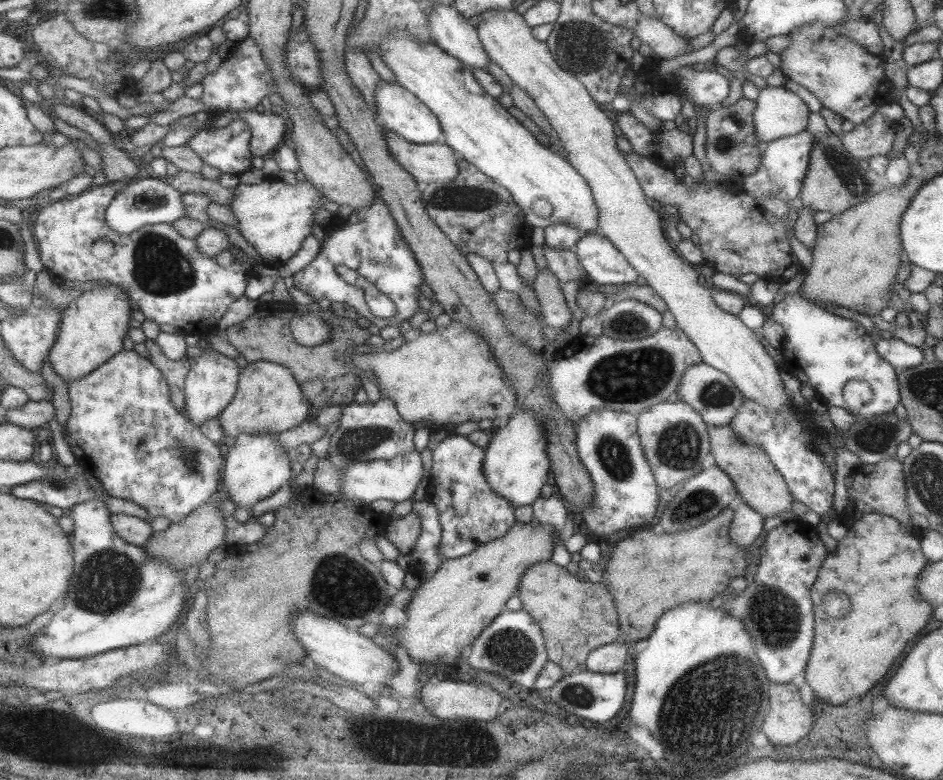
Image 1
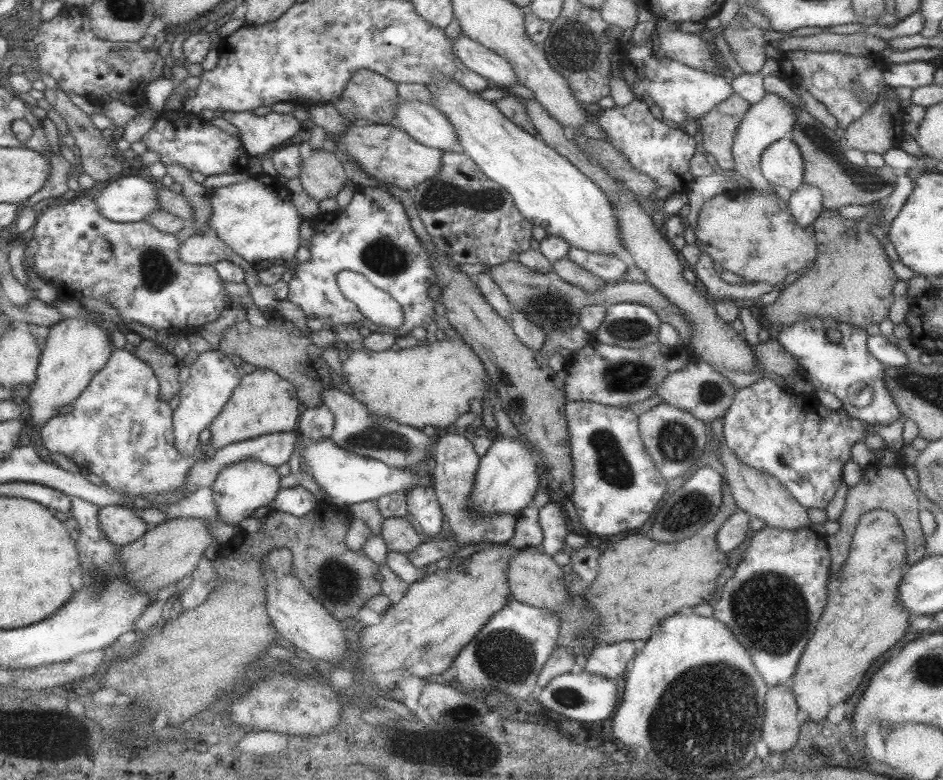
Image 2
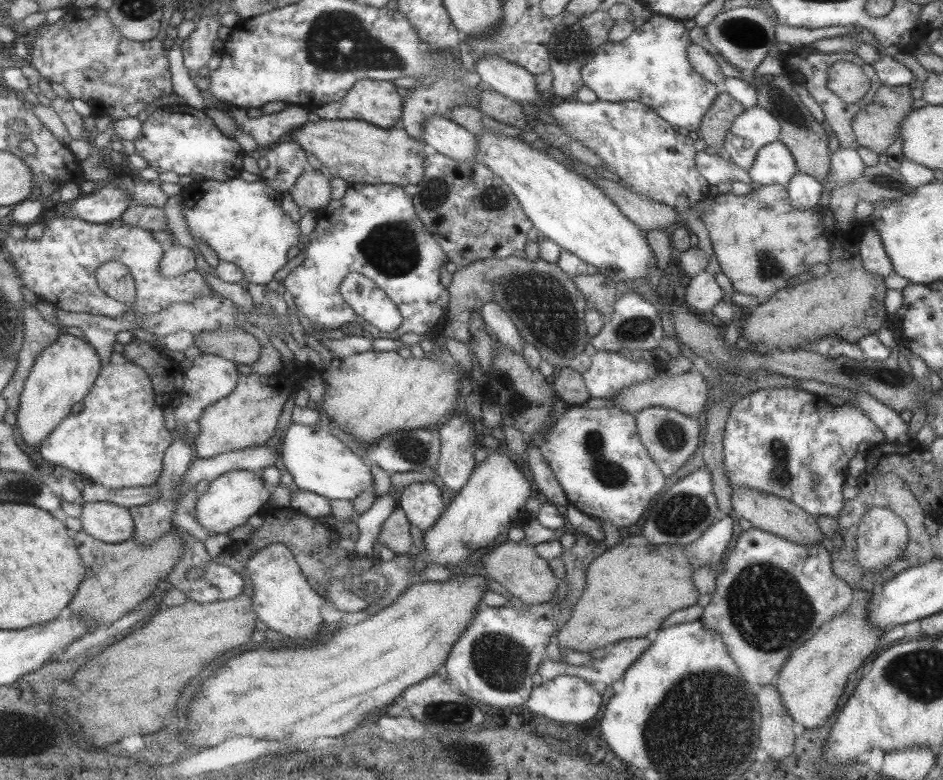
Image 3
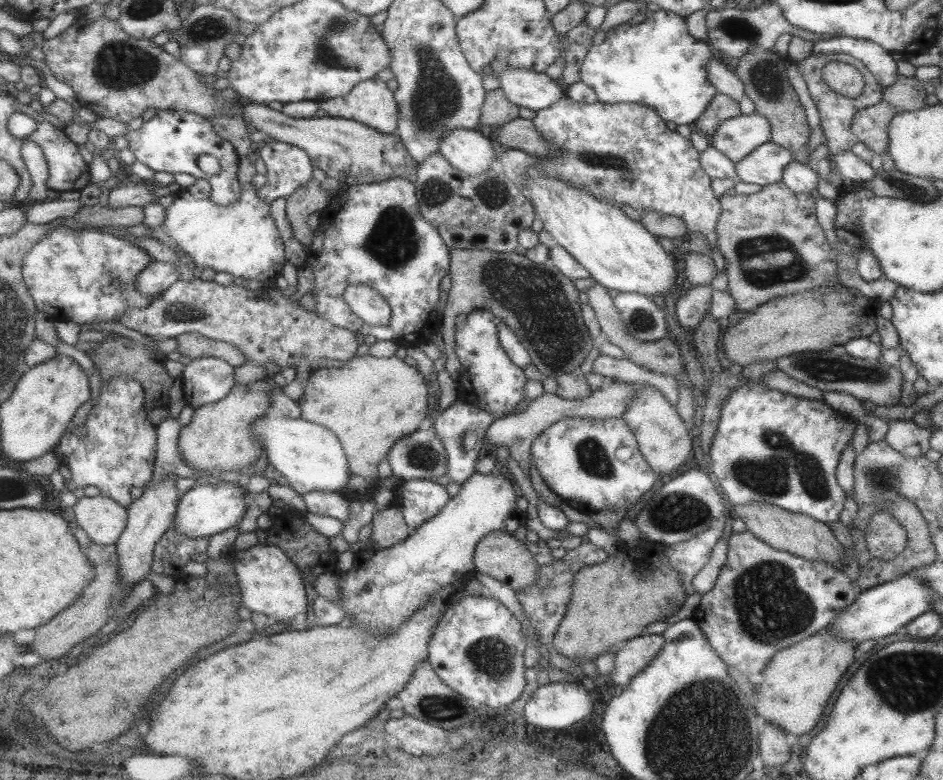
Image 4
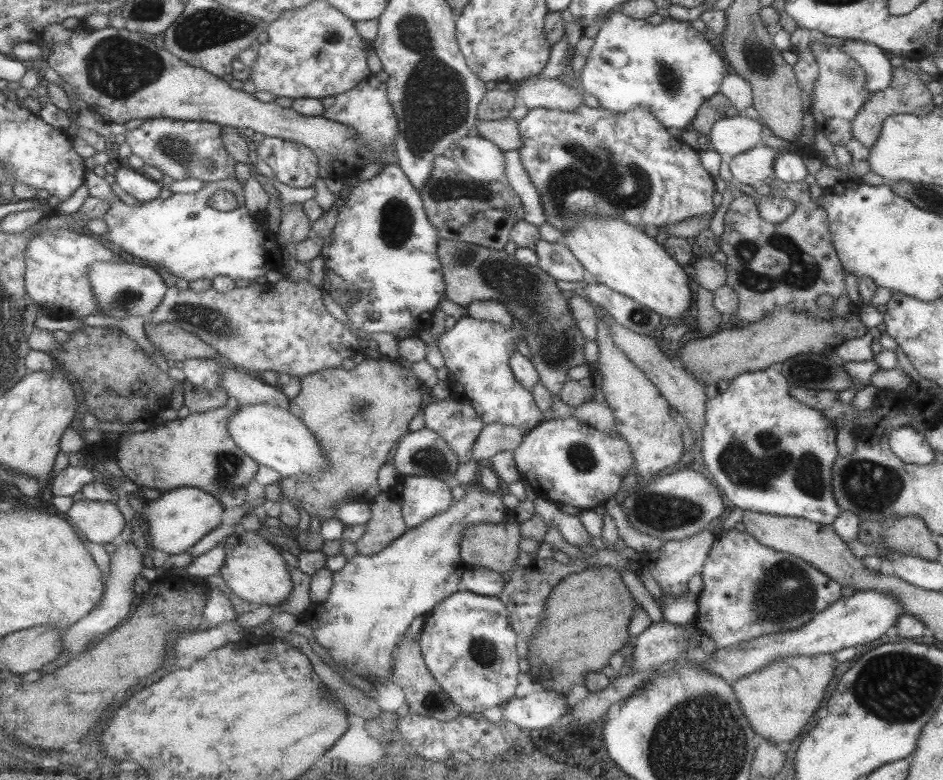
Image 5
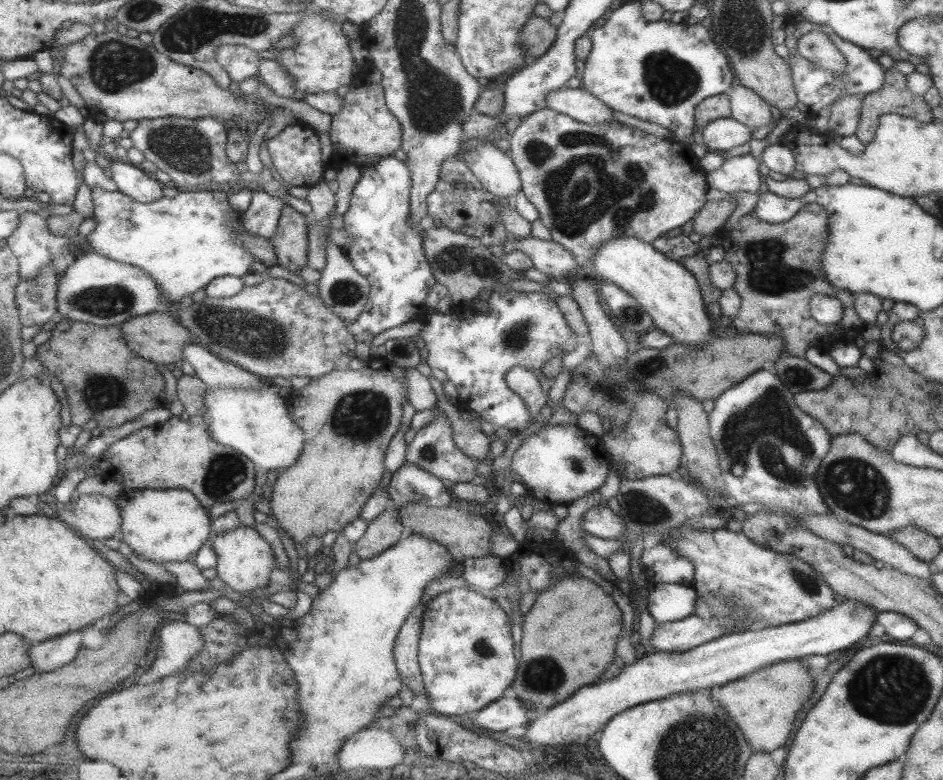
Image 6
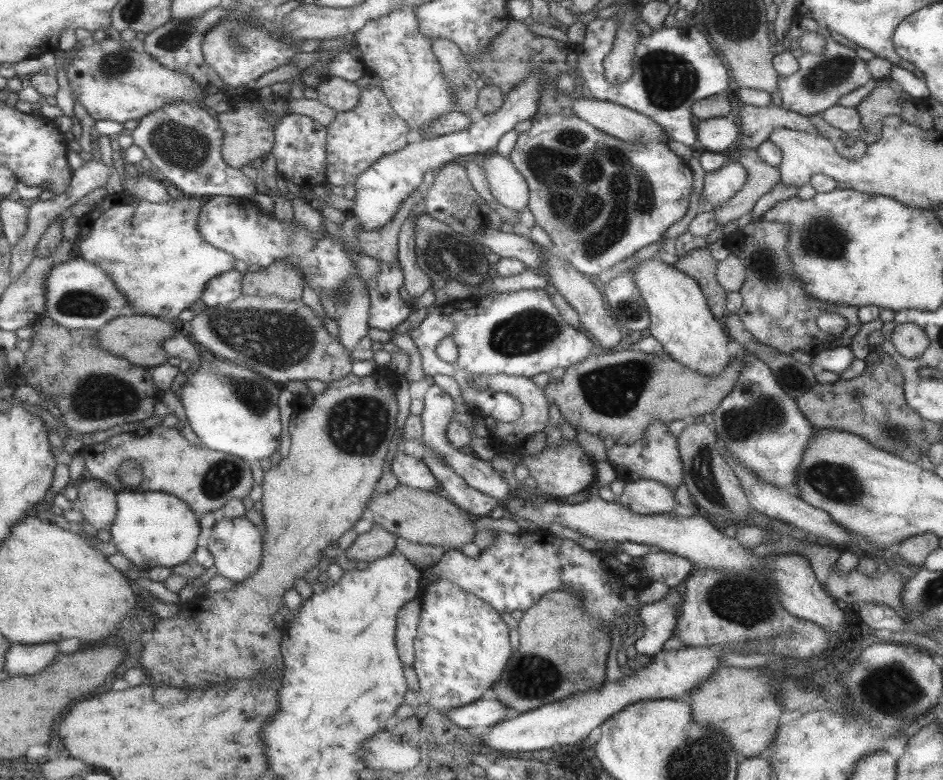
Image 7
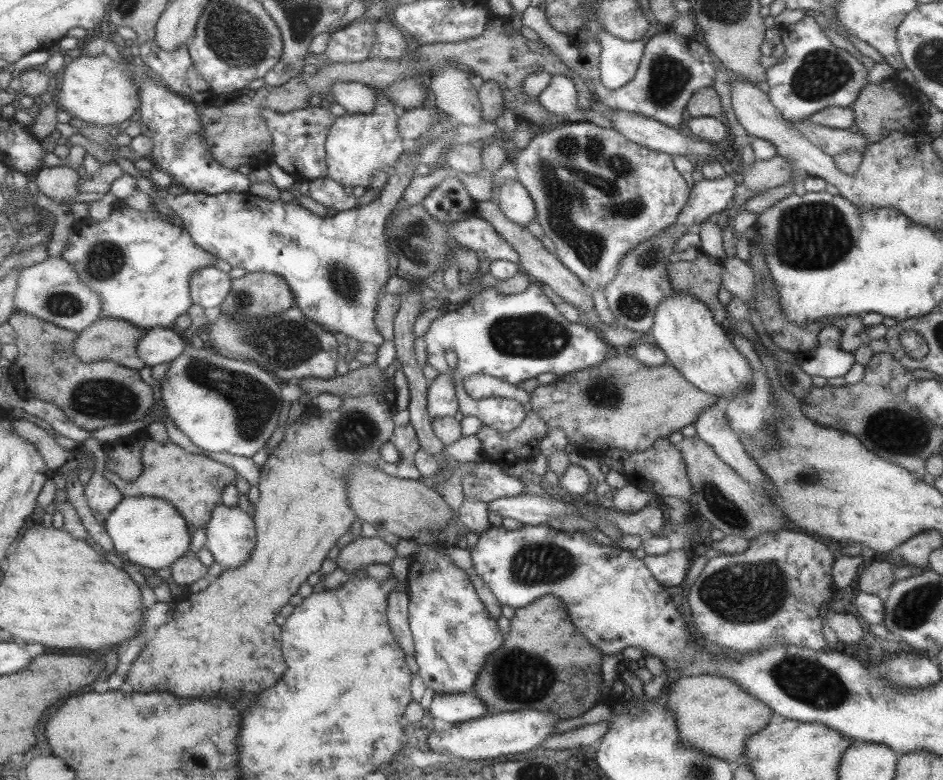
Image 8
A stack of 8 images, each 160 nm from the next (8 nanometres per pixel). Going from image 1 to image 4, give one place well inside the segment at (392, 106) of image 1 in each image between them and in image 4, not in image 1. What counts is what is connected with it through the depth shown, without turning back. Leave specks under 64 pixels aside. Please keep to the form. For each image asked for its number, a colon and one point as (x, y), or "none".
2: (424, 123)
3: (449, 139)
4: (468, 151)

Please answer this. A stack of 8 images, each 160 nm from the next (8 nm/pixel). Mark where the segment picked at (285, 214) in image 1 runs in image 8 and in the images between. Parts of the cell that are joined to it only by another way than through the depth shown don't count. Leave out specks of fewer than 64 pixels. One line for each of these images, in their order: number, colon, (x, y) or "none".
2: (260, 224)
3: (242, 222)
4: (241, 239)
5: (191, 240)
6: (182, 243)
7: (152, 252)
8: (139, 266)

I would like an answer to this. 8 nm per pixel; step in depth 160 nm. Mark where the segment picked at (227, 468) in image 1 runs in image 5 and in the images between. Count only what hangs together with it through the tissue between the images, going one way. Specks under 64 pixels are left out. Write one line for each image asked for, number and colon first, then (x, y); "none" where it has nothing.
2: (238, 489)
3: (233, 496)
4: (204, 510)
5: (175, 520)

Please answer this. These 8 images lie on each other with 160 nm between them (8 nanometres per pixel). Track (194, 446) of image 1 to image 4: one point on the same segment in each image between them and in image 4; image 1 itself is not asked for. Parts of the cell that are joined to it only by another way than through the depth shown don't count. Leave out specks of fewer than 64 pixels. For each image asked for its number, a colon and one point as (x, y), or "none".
2: (120, 429)
3: (117, 440)
4: (114, 449)

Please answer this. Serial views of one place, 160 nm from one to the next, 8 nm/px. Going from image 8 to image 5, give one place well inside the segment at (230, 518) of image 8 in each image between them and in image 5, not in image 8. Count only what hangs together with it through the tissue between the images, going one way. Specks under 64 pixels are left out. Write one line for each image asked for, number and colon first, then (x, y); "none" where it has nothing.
5: (253, 570)
6: (243, 559)
7: (235, 544)

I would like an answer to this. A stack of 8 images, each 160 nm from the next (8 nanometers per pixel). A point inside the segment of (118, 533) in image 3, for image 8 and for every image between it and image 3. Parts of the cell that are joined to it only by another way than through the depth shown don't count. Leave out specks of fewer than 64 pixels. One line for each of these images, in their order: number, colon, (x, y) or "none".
4: (102, 519)
5: (99, 522)
6: (95, 516)
7: (96, 500)
8: (102, 496)

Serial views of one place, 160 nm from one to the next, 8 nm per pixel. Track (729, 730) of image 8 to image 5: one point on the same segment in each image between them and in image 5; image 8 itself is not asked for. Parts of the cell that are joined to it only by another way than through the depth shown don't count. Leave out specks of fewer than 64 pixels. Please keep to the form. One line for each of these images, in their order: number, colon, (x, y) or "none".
5: (778, 699)
6: (762, 704)
7: (740, 703)

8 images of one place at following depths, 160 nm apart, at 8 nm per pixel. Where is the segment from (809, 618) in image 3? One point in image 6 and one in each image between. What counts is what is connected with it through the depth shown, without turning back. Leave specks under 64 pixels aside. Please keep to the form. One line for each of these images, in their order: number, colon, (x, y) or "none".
4: (763, 600)
5: (749, 591)
6: (747, 586)

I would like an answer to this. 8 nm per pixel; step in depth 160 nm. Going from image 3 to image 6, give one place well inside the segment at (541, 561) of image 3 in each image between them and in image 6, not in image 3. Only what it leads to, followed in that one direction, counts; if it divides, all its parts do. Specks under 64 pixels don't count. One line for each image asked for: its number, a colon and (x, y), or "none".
4: (499, 554)
5: (493, 545)
6: (463, 534)

